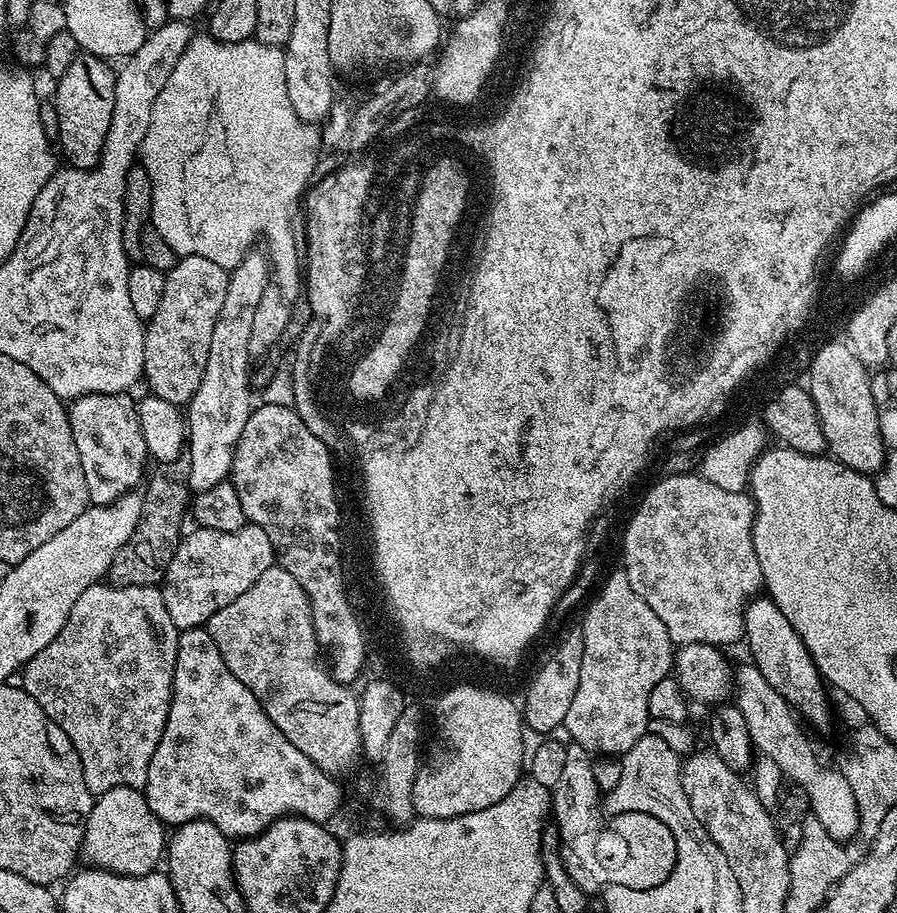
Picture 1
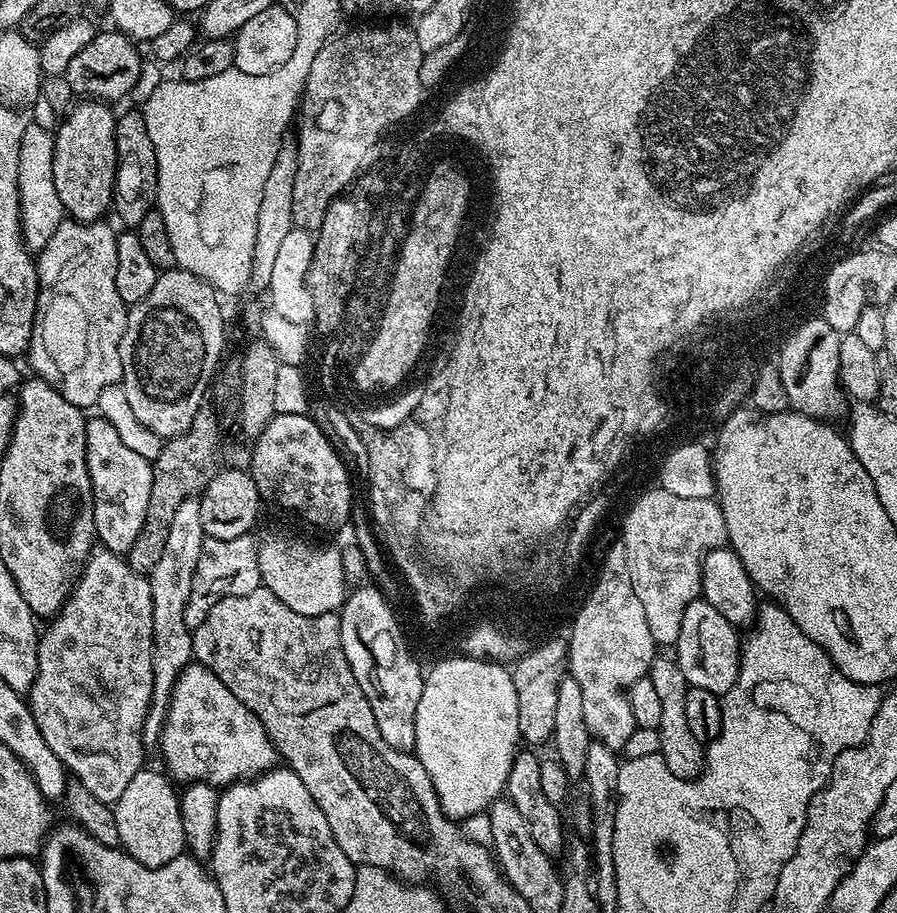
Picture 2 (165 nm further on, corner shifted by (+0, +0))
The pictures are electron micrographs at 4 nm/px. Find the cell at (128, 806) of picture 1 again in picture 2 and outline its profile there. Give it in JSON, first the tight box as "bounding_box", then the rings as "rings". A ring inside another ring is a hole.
{"bounding_box":[114,766,186,868],"rings":[[[151,766],[141,768],[140,772],[134,774],[134,778],[126,785],[126,794],[122,794],[122,798],[114,805],[120,844],[124,851],[138,862],[142,862],[142,866],[151,868],[166,866],[166,862],[185,855],[186,852],[178,788],[163,771],[160,772],[155,772]]]}

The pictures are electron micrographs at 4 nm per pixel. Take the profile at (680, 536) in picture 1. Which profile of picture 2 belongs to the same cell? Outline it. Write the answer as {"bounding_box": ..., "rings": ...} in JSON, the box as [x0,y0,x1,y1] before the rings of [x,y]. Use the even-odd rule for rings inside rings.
{"bounding_box":[623,488,727,645],"rings":[[[660,488],[656,495],[648,496],[636,505],[636,510],[632,512],[632,516],[629,516],[628,551],[623,554],[623,557],[630,570],[630,582],[634,586],[634,594],[638,594],[638,602],[642,602],[642,610],[646,610],[646,626],[650,626],[650,634],[656,639],[657,645],[675,645],[680,619],[686,606],[701,595],[700,563],[704,561],[705,554],[711,548],[721,547],[727,539],[726,522],[715,499],[678,498],[678,494],[670,494],[664,488]]]}

